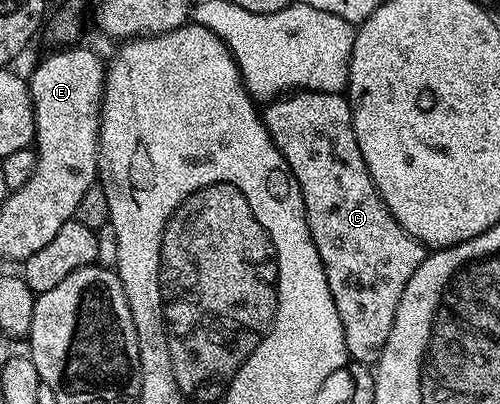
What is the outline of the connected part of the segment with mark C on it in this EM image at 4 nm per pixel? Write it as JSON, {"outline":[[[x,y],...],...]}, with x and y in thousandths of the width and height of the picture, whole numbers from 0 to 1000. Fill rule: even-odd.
{"outline":[[[626,220],[582,225],[536,248],[528,260],[534,262],[522,270],[526,312],[538,324],[554,374],[562,374],[606,485],[622,589],[634,611],[634,631],[642,631],[674,780],[682,780],[696,886],[714,903],[748,906],[778,839],[778,819],[786,819],[794,750],[802,750],[802,730],[810,730],[810,705],[826,691],[834,661],[842,661],[856,619],[818,582],[786,537],[778,512],[770,512],[722,384],[722,364],[706,324],[702,252],[686,230],[646,230]]]}

